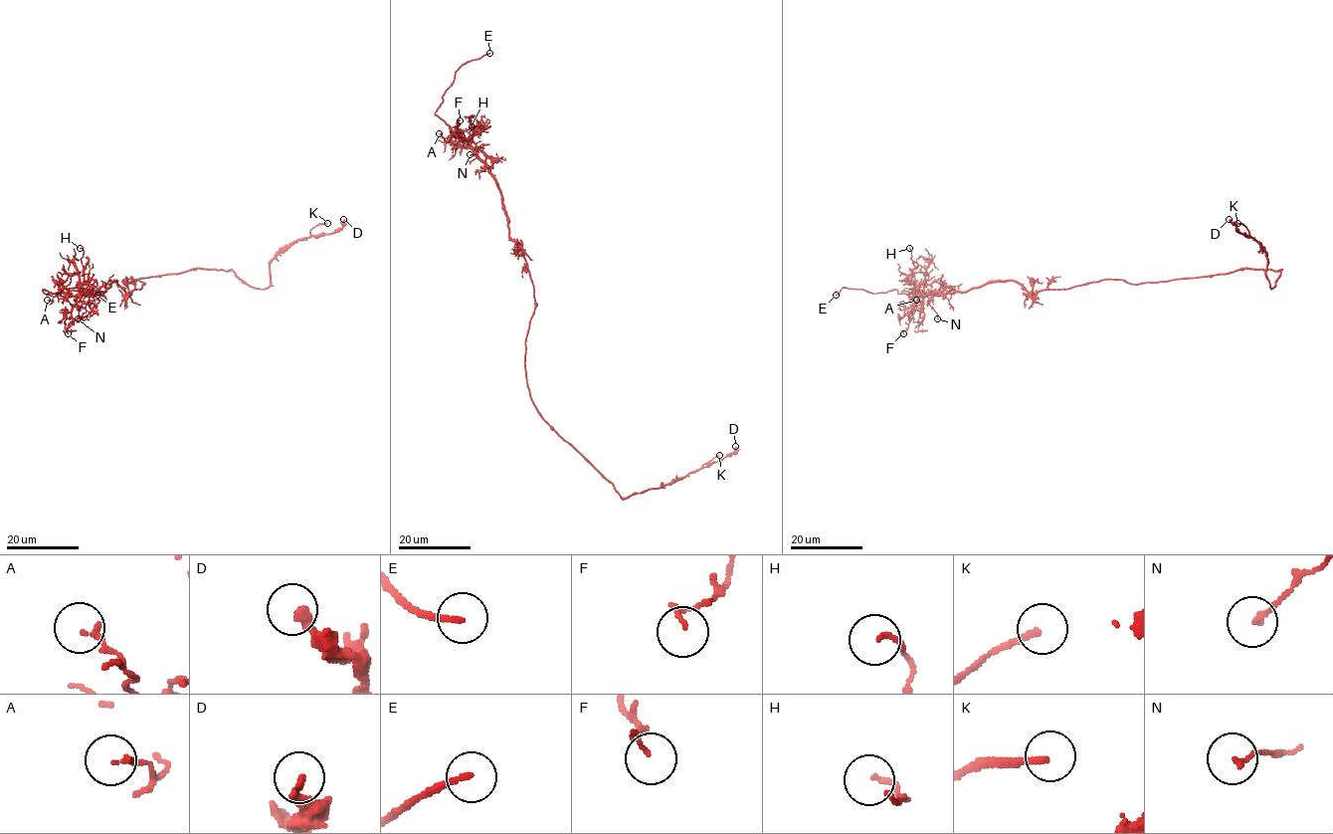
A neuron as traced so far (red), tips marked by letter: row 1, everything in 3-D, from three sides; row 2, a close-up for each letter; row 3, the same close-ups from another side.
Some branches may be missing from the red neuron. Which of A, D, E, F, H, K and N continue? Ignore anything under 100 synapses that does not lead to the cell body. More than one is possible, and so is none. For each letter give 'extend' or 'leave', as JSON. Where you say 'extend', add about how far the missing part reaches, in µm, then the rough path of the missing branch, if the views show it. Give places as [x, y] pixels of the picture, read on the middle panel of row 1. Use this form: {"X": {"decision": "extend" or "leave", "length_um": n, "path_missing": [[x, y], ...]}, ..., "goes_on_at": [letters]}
{"A": {"decision": "leave"}, "D": {"decision": "leave"}, "E": {"decision": "extend", "length_um": 45}, "F": {"decision": "leave"}, "H": {"decision": "leave"}, "K": {"decision": "leave"}, "N": {"decision": "leave"}, "goes_on_at": ["E"]}

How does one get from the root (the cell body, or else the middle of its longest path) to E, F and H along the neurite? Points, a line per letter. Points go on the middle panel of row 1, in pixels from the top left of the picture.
E: (525, 341), (534, 287), (508, 235), (499, 187), (476, 151), (435, 113), (455, 73), (489, 53)
F: (525, 341), (535, 308), (533, 283), (521, 249), (508, 235), (499, 187), (472, 144), (460, 136), (460, 120)
H: (525, 341), (535, 308), (534, 287), (523, 253), (508, 235), (499, 187), (471, 143), (476, 130), (472, 126)

